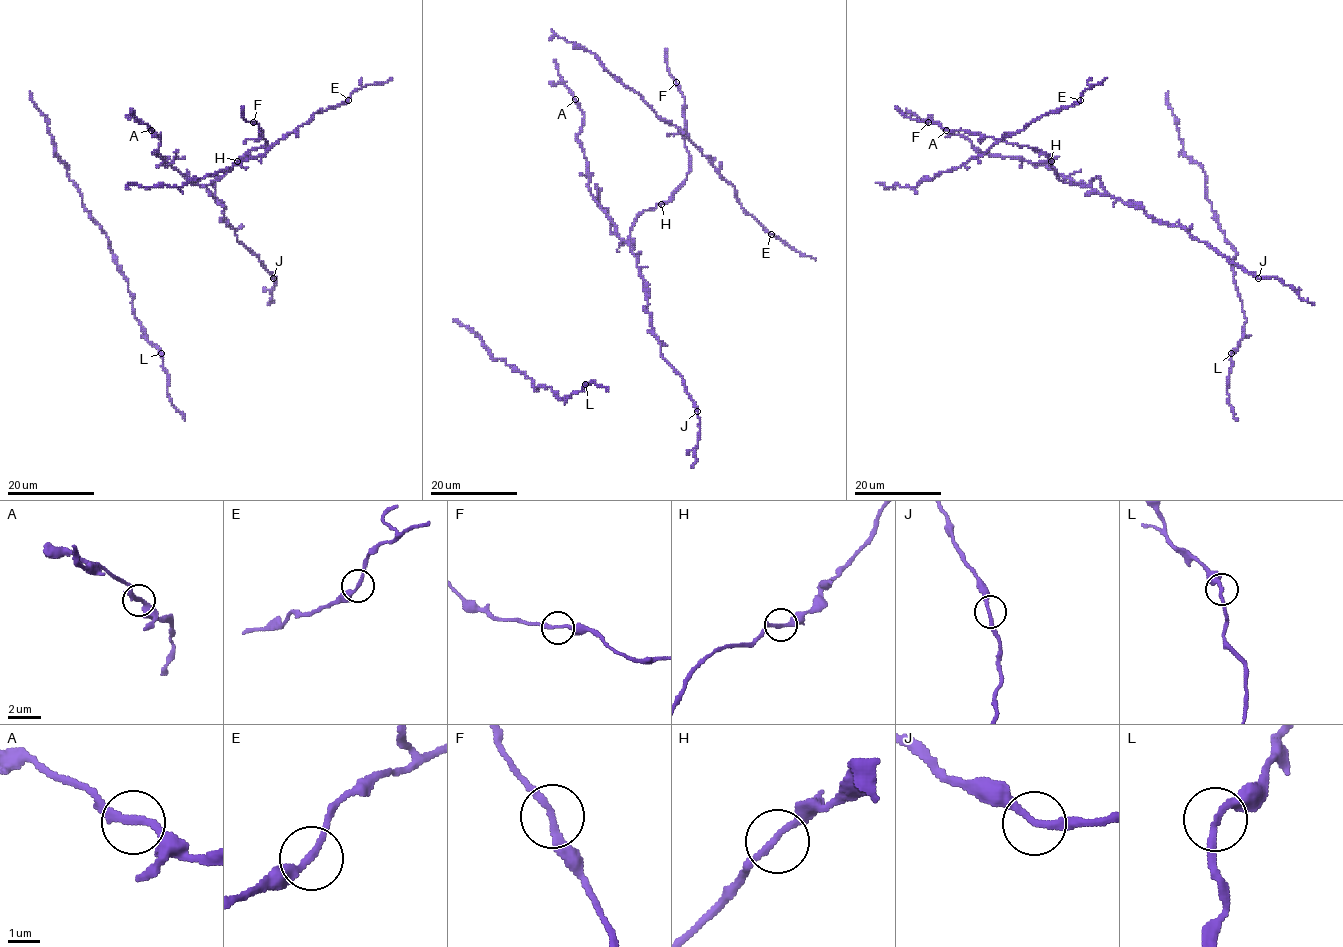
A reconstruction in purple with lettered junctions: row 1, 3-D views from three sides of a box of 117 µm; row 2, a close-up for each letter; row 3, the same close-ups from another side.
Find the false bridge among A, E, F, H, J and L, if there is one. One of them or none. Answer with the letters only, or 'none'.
none

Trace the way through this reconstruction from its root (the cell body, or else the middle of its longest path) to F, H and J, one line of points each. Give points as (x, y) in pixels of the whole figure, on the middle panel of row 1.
F: (648, 302), (629, 235), (635, 219), (664, 204), (689, 170), (684, 97), (676, 82)
H: (648, 302), (637, 258), (629, 247), (629, 235), (633, 223), (641, 213), (661, 204)
J: (648, 302), (645, 309), (650, 316), (652, 334), (661, 345), (661, 356), (682, 378), (697, 411)

